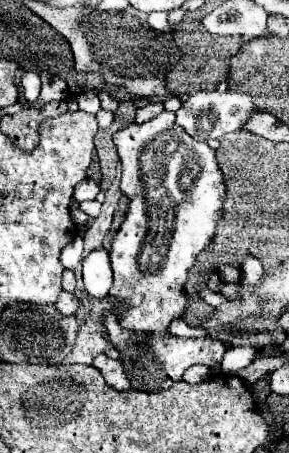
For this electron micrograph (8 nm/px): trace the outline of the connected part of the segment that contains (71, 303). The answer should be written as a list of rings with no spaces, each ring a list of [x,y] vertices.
[[[61,292],[57,302],[55,302],[55,308],[63,314],[63,316],[69,316],[69,314],[75,314],[77,310],[77,298],[73,296],[73,292]]]

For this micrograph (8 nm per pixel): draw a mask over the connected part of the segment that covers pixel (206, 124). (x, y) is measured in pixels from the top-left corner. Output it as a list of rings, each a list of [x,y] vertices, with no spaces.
[[[227,80],[219,84],[219,88],[215,88],[213,92],[195,92],[183,98],[183,106],[175,112],[175,122],[187,132],[191,134],[195,140],[211,140],[211,138],[221,138],[227,132],[235,132],[241,130],[251,116],[257,112],[257,106],[253,102],[253,98],[249,94],[243,94],[239,90],[231,90],[227,86]]]

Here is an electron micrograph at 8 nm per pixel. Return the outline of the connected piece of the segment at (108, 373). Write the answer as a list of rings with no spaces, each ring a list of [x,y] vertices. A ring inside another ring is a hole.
[[[99,354],[99,356],[93,360],[93,366],[103,374],[105,382],[107,382],[111,388],[121,390],[121,392],[131,388],[129,380],[127,380],[127,376],[125,376],[125,368],[123,368],[123,364],[121,364],[119,360],[111,360],[109,356]]]

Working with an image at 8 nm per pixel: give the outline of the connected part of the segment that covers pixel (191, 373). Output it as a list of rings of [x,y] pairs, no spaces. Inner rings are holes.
[[[191,366],[185,374],[183,374],[183,380],[189,382],[189,384],[197,384],[197,382],[203,382],[209,378],[209,368],[207,366]]]

